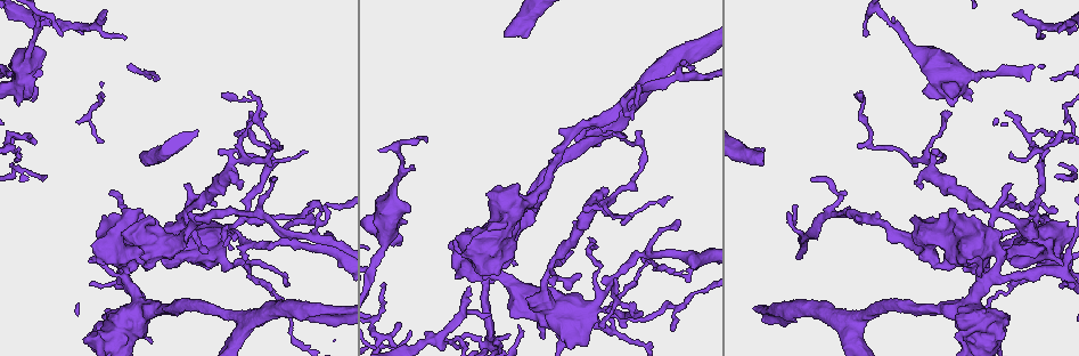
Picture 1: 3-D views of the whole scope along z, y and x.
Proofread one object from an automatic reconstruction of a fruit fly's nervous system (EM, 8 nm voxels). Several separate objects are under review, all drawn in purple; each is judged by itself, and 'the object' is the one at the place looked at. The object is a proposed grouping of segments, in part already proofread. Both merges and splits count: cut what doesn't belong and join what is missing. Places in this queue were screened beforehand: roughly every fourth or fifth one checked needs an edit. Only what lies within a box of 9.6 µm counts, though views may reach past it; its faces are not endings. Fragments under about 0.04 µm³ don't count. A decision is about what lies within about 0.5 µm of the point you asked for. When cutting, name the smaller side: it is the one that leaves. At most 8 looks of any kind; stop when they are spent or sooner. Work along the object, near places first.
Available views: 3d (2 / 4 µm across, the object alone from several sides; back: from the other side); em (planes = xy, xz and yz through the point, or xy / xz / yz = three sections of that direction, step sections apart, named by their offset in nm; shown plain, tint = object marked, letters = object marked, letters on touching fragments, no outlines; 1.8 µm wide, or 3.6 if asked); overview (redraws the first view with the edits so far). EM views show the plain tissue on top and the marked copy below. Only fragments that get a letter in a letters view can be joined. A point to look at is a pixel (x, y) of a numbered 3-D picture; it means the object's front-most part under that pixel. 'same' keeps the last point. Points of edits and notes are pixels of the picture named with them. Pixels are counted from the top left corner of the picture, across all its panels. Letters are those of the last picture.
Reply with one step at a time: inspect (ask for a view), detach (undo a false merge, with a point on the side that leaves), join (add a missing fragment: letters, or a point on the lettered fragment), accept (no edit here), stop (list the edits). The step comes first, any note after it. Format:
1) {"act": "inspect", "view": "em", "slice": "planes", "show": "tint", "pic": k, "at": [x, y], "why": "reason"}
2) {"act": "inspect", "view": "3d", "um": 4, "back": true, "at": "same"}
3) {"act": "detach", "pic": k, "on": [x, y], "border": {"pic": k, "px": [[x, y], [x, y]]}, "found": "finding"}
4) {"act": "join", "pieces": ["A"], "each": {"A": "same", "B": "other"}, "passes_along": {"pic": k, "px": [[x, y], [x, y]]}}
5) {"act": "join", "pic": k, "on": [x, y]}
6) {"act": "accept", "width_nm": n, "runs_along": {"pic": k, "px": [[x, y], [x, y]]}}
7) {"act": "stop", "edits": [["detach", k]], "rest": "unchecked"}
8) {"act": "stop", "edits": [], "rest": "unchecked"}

{"act": "inspect", "view": "em", "slice": "planes", "show": "letters", "pic": 1, "at": [490, 313], "why": "tapers out"}

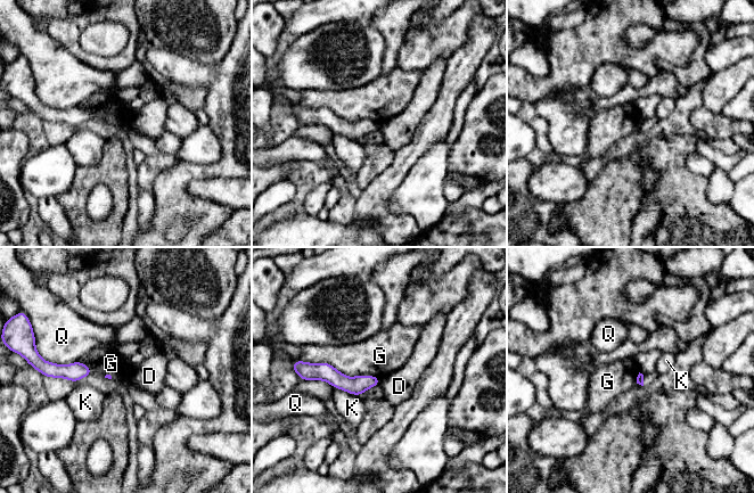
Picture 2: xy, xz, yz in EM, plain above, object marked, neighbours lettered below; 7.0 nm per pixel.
{"act": "accept", "longest_contact_nm": ["G", 320], "each": {"D": "other", "G": "other", "K": "other", "Q": "other"}, "found": "no lettered fragment goes on from it"}

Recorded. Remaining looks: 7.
{"act": "inspect", "view": "3d", "um": 2, "pic": 1, "at": [949, 113], "why": "thin end"}

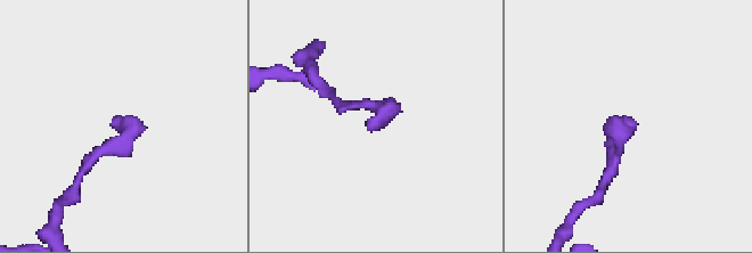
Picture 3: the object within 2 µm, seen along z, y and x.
{"act": "inspect", "view": "em", "slice": "yz", "step": 16, "show": "tint", "pic": 3, "at": [116, 121], "why": "now the EM"}

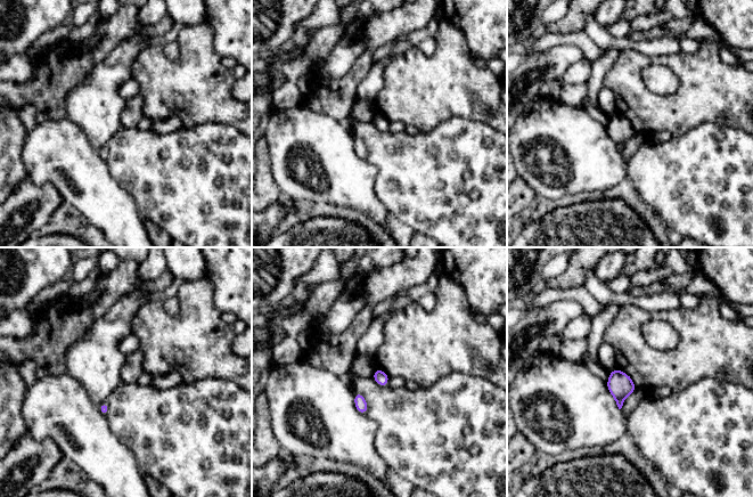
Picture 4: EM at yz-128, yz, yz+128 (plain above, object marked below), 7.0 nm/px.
{"act": "inspect", "view": "em", "slice": "planes", "show": "letters", "at": "same"}

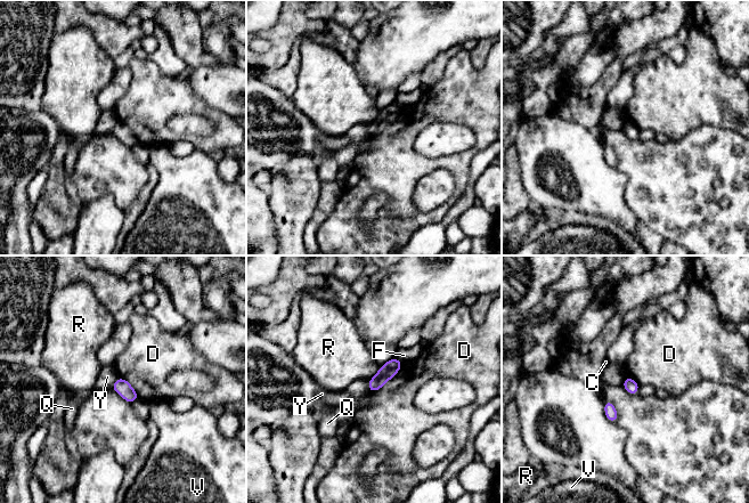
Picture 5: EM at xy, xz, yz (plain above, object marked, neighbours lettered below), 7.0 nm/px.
{"act": "accept", "each": {"C": "other", "D": "other", "F": "other", "Q": "other", "R": "other", "V": "other", "Y": "other"}, "border": {"pic": 5, "px": [[367, 380], [369, 392]]}, "found": "none of them fits"}

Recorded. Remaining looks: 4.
{"act": "inspect", "view": "em", "slice": "planes", "show": "letters", "pic": 1, "at": [228, 165]}

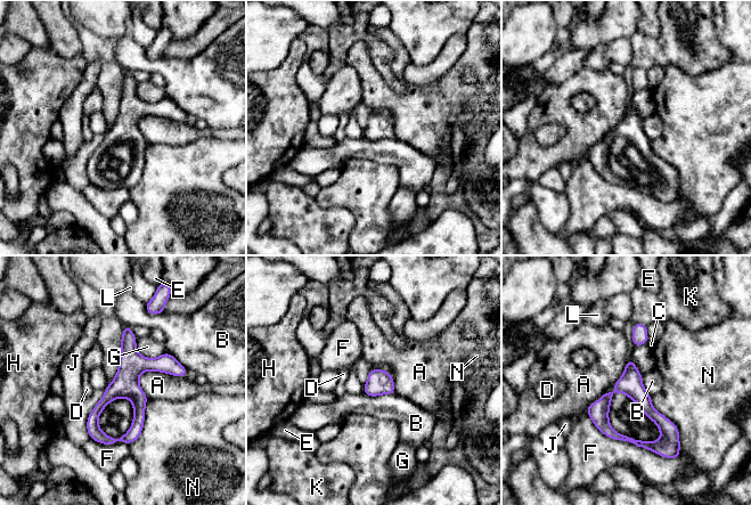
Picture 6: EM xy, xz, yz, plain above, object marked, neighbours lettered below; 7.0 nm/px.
{"act": "accept", "each": {"A": "other", "B": "other", "C": "other", "D": "other", "E": "other", "F": "other", "G": "other", "H": "other", "J": "other", "K": "other", "L": "other", "N": "other"}, "border": {"pic": 6, "px": [[633, 357], [635, 367], [642, 375]]}, "found": "all the same neuron"}

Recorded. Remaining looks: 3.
{"act": "stop", "edits": [], "rest": "unchecked"}

